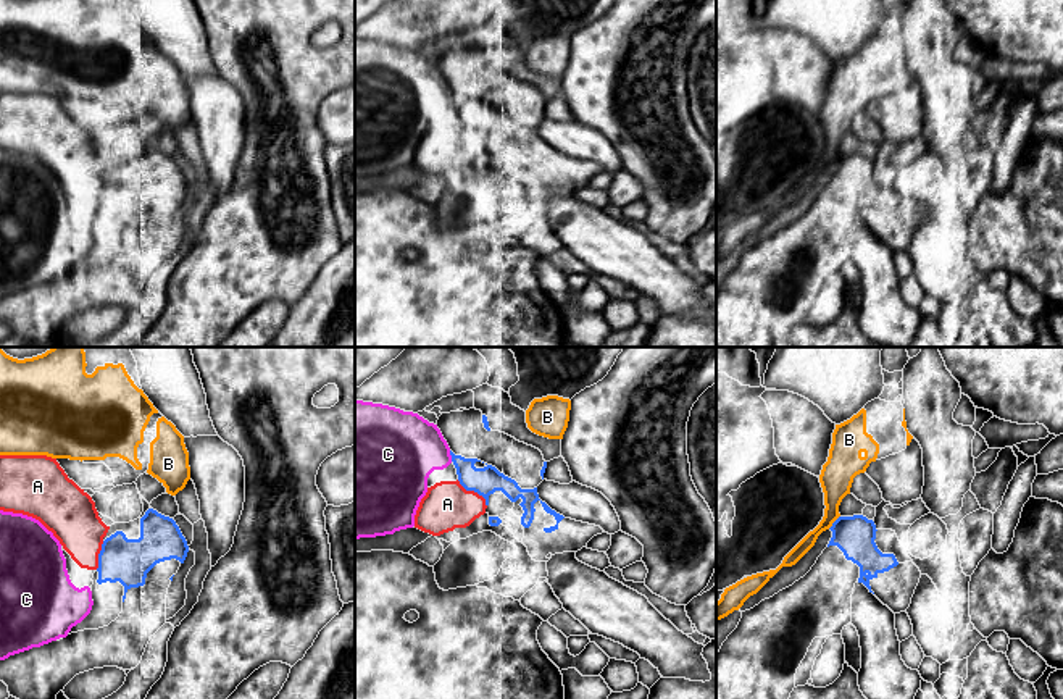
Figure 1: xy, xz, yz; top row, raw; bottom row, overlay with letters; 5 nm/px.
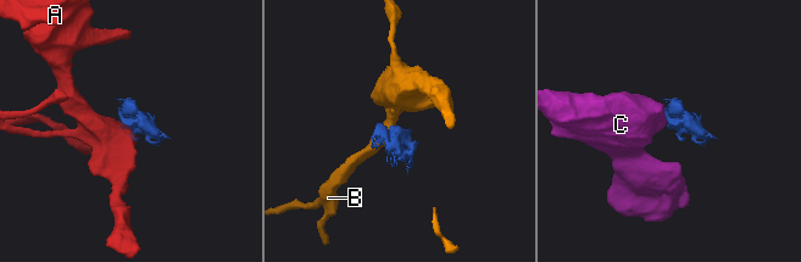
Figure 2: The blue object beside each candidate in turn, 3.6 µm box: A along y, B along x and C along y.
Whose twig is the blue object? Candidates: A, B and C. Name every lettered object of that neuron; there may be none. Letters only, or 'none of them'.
none of them

